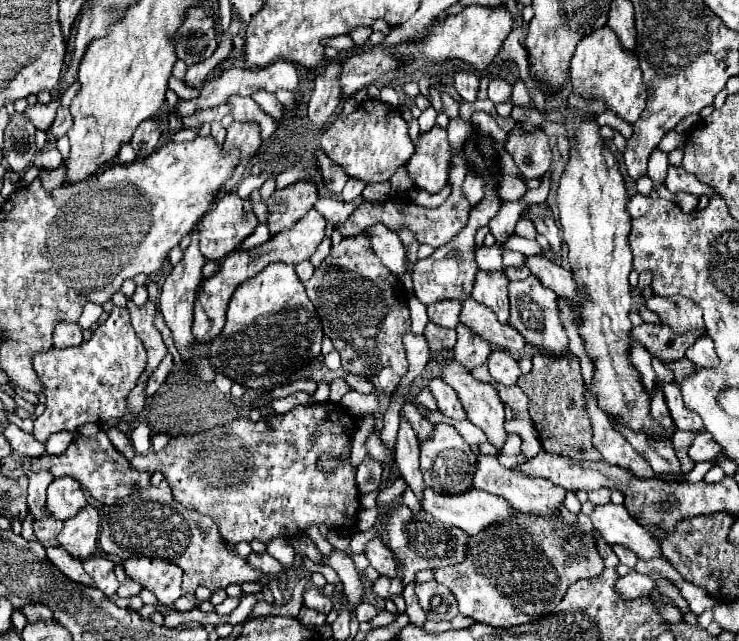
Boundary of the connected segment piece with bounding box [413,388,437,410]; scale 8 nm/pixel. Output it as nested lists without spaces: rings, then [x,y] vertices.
[[[423,388],[423,390],[413,398],[413,402],[415,402],[415,404],[425,406],[427,410],[437,410],[437,404],[435,404],[435,400],[433,400],[431,396],[433,396],[433,394],[431,394],[427,388]]]

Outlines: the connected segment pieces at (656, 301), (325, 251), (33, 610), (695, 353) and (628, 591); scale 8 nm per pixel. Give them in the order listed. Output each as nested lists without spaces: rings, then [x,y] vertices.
[[[651,296],[651,298],[645,298],[645,308],[659,314],[663,324],[671,326],[675,332],[705,328],[703,318],[701,318],[701,308],[695,302],[691,302],[689,298]]]
[[[325,238],[325,240],[319,244],[317,252],[311,256],[311,264],[313,264],[313,266],[319,266],[319,264],[329,256],[329,250],[331,250],[331,240]]]
[[[27,604],[23,606],[23,612],[29,622],[39,622],[39,620],[51,620],[53,612],[47,604]]]
[[[709,336],[705,338],[699,338],[685,354],[695,366],[699,368],[717,368],[717,352],[715,352],[715,346],[713,346],[713,340]]]
[[[631,570],[627,576],[623,576],[623,578],[617,580],[617,588],[615,590],[617,590],[617,594],[621,594],[621,598],[625,598],[625,602],[629,602],[633,598],[651,596],[653,584],[651,584],[649,576]]]

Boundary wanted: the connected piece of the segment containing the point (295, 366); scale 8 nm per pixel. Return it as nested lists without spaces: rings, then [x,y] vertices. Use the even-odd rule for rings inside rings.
[[[269,264],[263,272],[245,280],[231,296],[225,328],[221,336],[209,344],[209,358],[215,372],[225,374],[231,382],[239,382],[245,388],[253,388],[253,390],[273,388],[279,384],[287,384],[291,372],[305,368],[321,354],[321,338],[323,338],[321,320],[315,312],[315,306],[309,302],[303,284],[295,274],[295,266]]]

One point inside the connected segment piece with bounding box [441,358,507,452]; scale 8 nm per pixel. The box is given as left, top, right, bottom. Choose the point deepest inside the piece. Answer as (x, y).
(481, 402)

